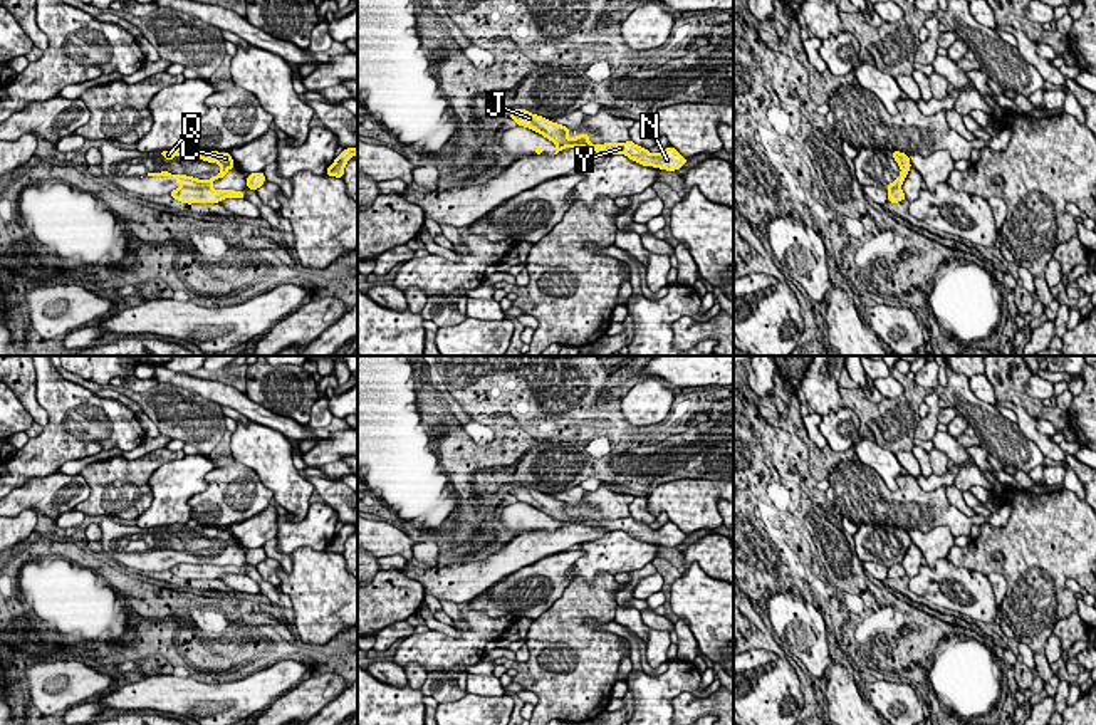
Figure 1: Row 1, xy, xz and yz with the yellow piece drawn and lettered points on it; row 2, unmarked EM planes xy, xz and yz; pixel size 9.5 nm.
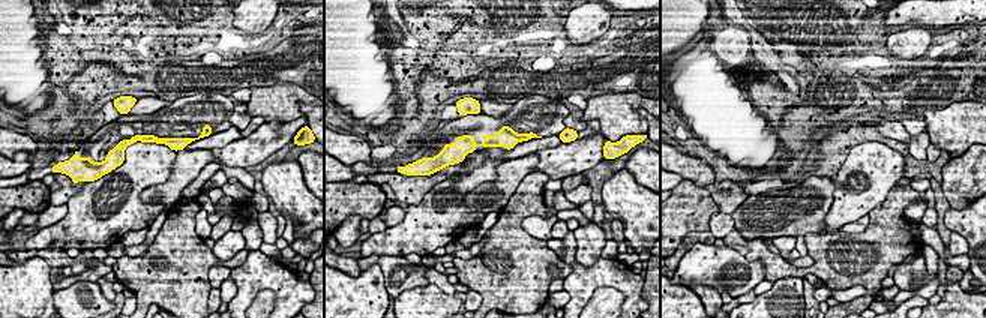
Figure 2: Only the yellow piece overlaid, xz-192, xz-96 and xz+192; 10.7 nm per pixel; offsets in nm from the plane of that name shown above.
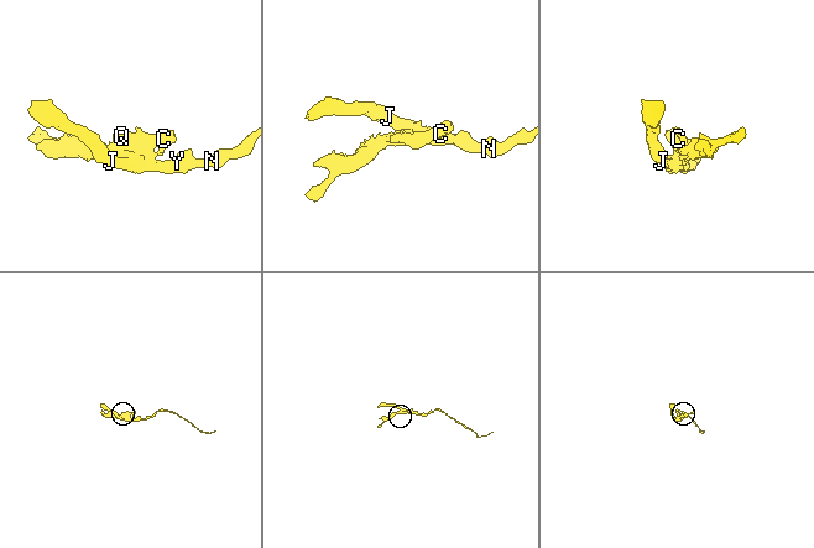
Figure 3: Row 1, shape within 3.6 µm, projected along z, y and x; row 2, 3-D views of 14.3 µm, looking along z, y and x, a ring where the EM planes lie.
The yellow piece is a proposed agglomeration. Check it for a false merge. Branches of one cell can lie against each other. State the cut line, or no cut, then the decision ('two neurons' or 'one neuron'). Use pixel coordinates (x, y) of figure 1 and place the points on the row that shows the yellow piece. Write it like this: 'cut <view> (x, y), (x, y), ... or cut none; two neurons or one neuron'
cut xy (180, 187), (212, 190); two neurons

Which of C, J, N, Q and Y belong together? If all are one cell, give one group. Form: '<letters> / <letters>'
C Q / J N Y

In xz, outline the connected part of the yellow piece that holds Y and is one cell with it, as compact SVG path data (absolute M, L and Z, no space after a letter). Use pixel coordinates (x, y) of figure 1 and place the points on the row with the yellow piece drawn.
M631 139L626 143L604 143L592 144L587 141L577 141L576 148L584 148L594 153L604 151L608 154L624 154L631 161L639 163L641 166L653 166L666 171L675 171L685 166L688 158L683 158L673 146L668 146L661 153L650 153L646 148L634 144Z

